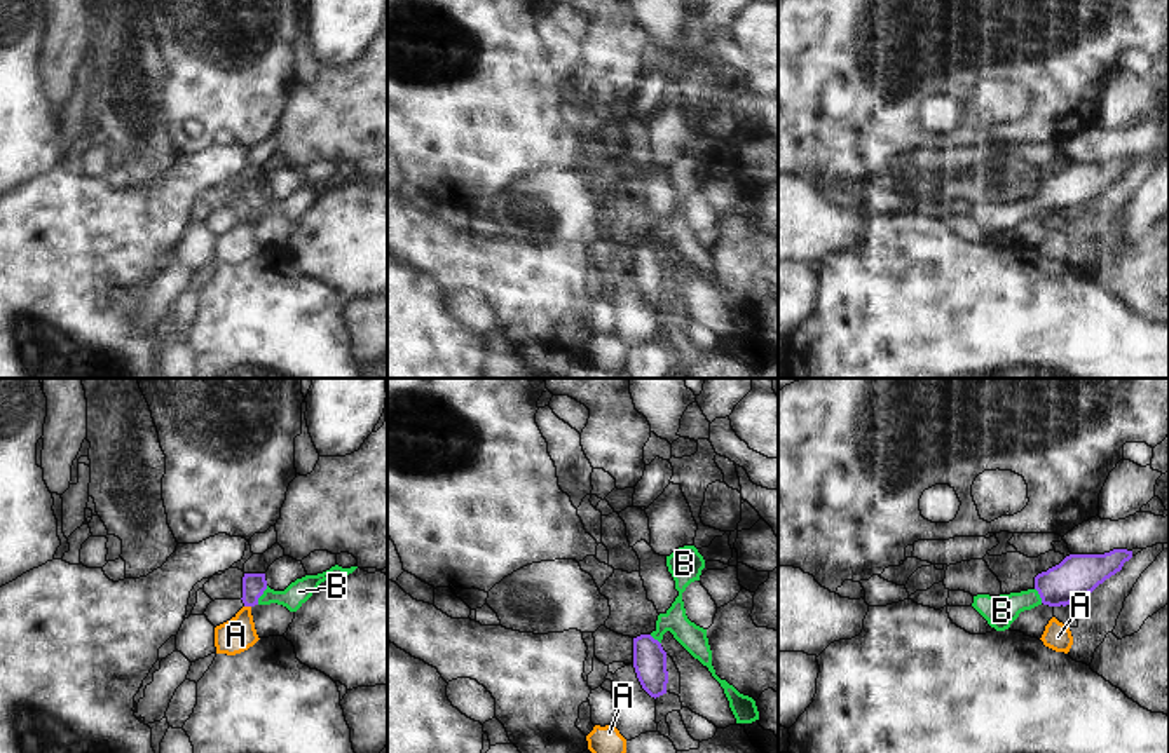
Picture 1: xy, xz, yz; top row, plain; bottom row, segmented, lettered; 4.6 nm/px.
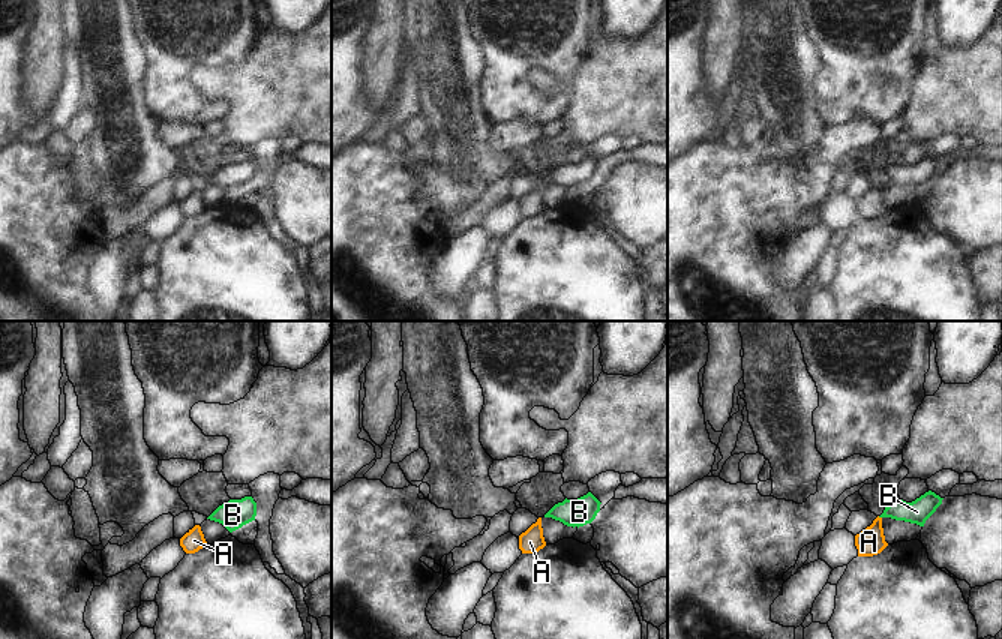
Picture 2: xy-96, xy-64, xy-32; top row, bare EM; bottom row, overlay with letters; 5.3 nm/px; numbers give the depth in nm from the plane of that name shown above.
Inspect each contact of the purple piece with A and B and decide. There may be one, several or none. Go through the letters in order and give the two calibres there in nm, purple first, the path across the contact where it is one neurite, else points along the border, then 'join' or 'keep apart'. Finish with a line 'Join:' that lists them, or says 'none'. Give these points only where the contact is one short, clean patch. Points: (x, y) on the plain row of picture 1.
A: calibres 110 and 160 nm; border xy (245, 215), (250, 217); keep apart
B: calibres 110 and 110 nm; way xy (253, 194), (262, 203), (293, 206), (299, 201); join
Join: B

